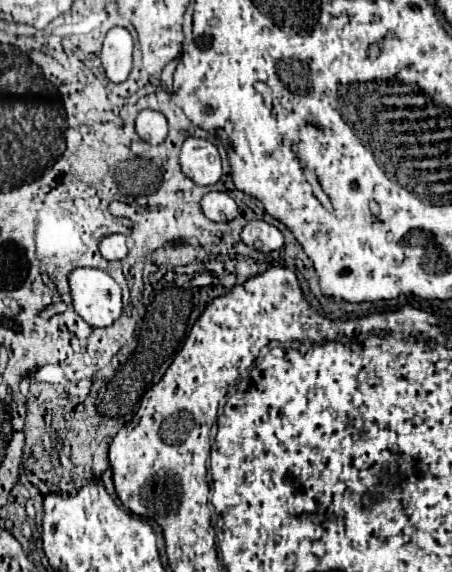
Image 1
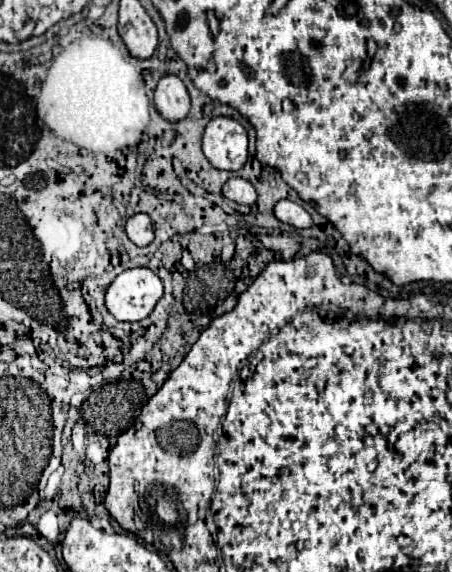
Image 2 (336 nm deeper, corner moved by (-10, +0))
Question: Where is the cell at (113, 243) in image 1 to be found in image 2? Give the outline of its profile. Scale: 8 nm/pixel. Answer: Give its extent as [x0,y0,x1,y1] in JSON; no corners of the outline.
[125,214,153,246]

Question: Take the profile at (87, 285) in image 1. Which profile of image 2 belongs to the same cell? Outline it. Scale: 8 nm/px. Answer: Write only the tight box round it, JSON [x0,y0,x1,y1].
[105,268,163,322]

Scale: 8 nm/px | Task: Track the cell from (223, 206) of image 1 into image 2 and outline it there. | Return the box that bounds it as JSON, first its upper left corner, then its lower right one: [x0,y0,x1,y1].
[223,178,257,206]

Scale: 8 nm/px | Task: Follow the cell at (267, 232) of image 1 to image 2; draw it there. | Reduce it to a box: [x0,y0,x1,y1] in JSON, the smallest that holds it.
[275,200,313,230]

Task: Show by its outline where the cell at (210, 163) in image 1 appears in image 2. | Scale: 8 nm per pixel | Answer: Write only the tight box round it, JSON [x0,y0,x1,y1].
[203,116,247,170]

